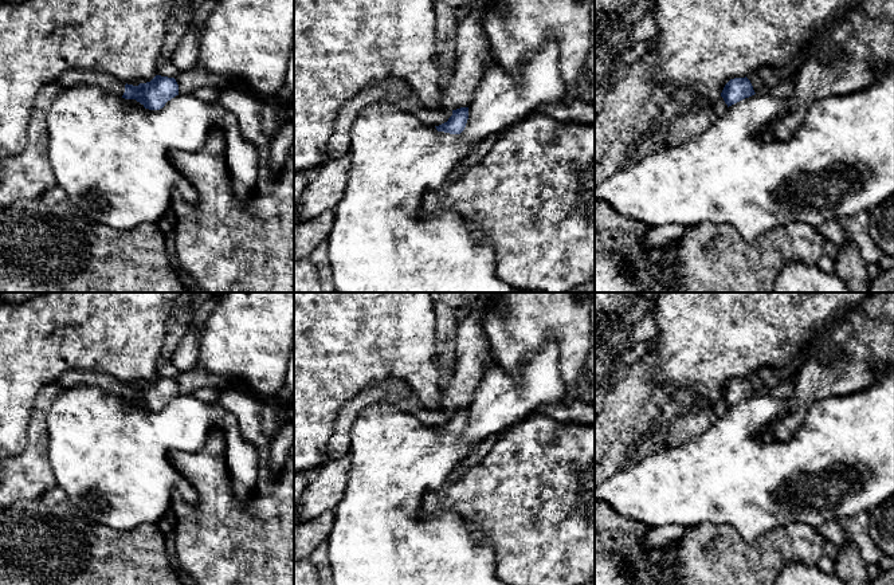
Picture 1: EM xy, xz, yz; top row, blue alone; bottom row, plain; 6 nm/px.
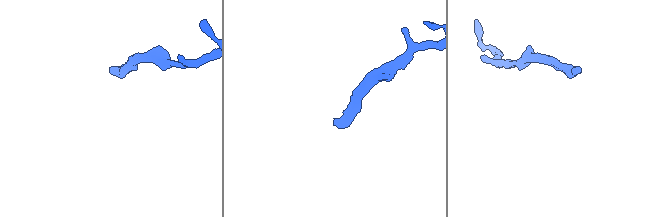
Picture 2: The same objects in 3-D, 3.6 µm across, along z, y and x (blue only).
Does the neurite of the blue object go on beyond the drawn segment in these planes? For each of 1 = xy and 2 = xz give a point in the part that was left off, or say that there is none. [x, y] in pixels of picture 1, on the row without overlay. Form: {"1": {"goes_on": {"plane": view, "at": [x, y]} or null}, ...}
{"1": {"goes_on": {"plane": "xy", "at": [75, 377]}}, "2": {"goes_on": null}}

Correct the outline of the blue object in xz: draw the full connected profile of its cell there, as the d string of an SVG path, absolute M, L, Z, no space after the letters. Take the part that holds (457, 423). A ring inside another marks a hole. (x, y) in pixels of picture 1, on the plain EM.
M460 408L452 411L452 416L448 419L447 423L435 428L438 432L460 435L466 428L467 420L468 420L468 408Z

